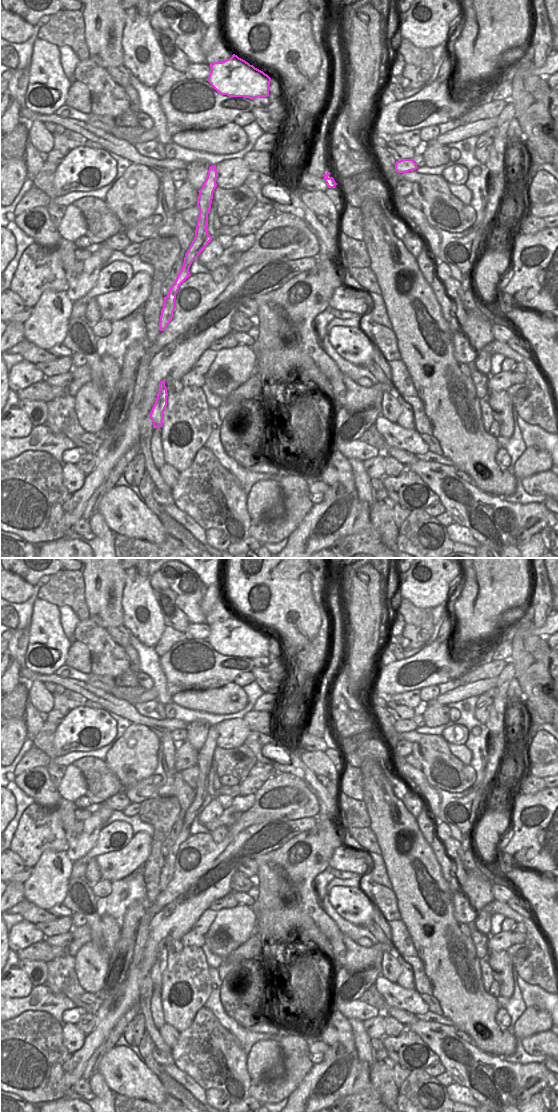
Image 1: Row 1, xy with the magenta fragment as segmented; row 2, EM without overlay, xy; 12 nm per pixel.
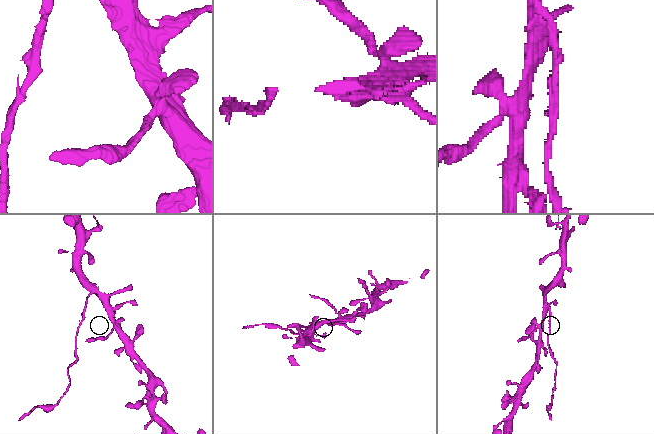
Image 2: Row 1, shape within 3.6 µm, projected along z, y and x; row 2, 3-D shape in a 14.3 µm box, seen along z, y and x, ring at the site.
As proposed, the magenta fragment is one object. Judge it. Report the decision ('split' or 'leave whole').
split

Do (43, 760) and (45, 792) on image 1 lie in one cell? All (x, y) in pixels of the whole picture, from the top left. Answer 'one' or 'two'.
two

